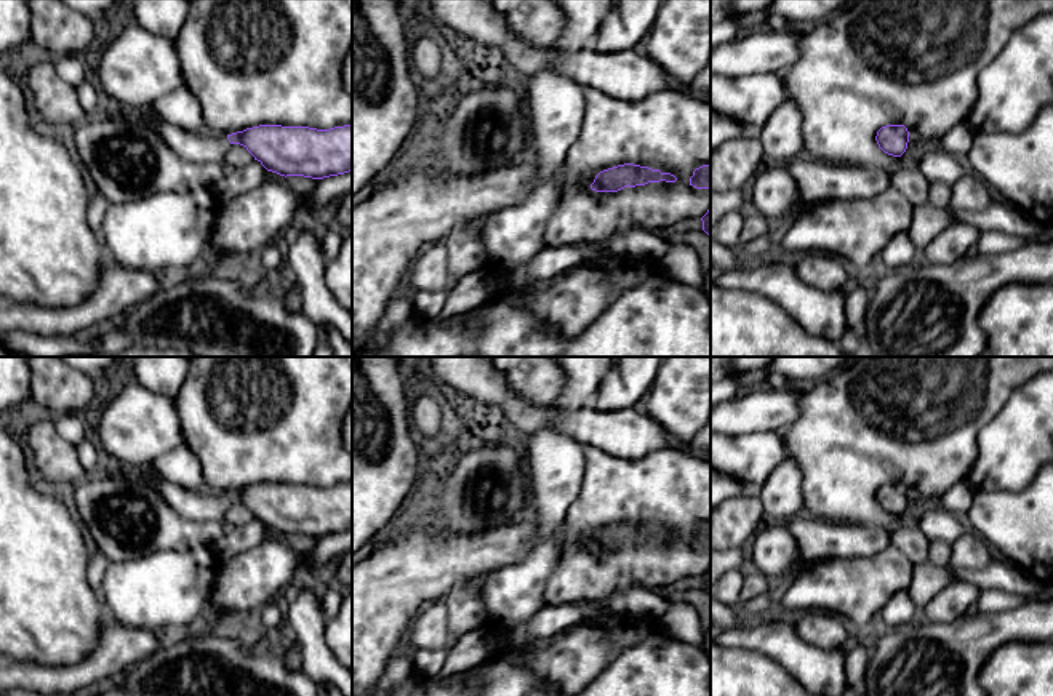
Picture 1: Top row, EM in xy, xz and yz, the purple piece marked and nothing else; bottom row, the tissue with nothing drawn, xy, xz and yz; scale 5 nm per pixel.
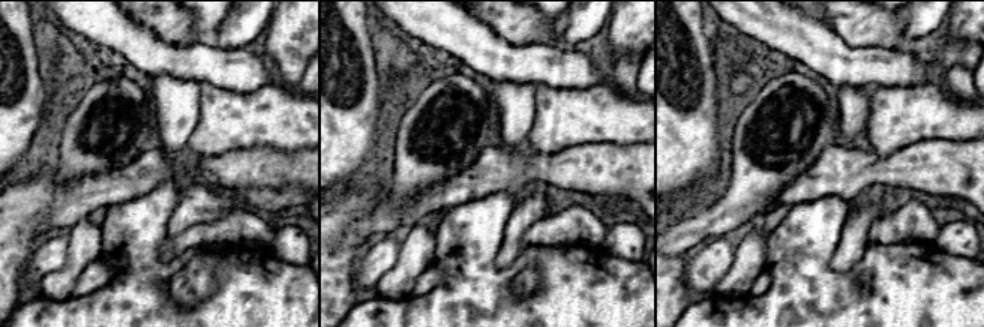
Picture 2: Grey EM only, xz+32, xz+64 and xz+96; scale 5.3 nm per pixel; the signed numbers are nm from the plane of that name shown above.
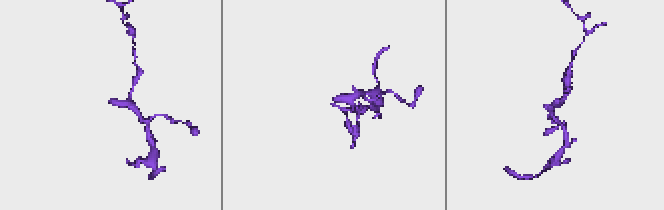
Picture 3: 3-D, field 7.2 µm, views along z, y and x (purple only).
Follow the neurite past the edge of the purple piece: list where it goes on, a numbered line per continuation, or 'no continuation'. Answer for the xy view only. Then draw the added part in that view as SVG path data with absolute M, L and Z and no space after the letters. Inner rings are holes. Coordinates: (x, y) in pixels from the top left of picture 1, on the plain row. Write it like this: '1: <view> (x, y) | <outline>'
1: xy (196, 506) | M104 462L104 466L128 478L147 478L162 493L171 509L189 522L224 522L224 514L230 506L227 494L190 491L171 482L155 477L149 470L134 470L125 466Z

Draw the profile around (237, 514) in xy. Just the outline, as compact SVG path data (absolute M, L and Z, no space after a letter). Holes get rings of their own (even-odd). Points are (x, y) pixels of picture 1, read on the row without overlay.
M230 502L229 509L224 514L226 526L242 526L251 522L254 515L240 502Z

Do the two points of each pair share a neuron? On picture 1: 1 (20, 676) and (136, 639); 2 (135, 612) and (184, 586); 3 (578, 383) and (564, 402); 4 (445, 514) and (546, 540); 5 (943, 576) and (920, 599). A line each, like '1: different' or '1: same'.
1: same
2: same
3: same
4: different
5: same

